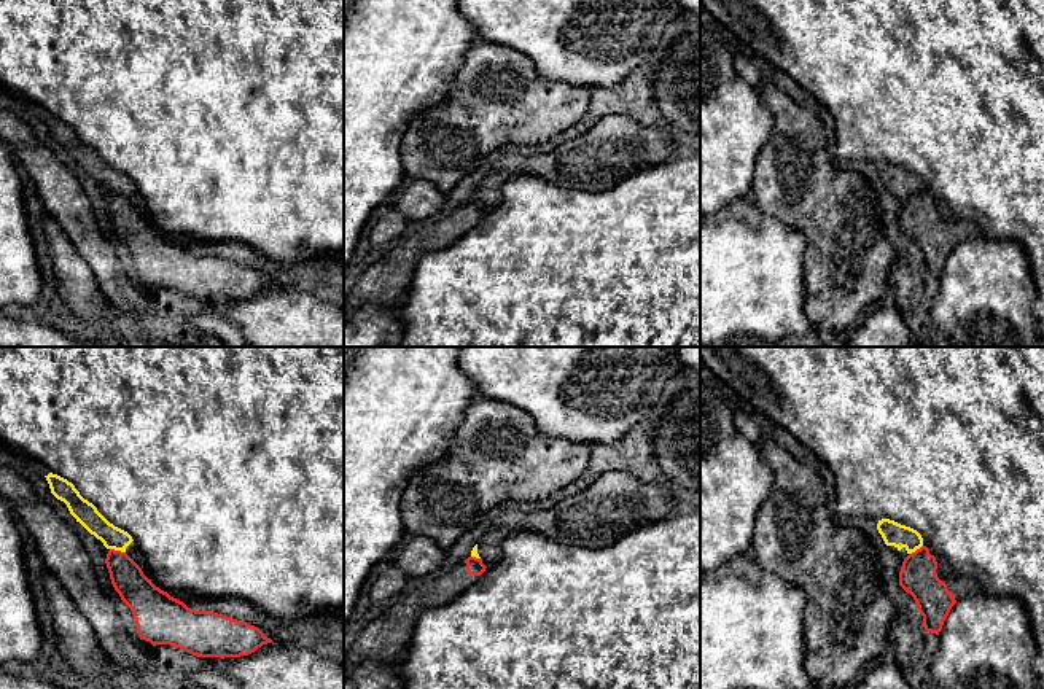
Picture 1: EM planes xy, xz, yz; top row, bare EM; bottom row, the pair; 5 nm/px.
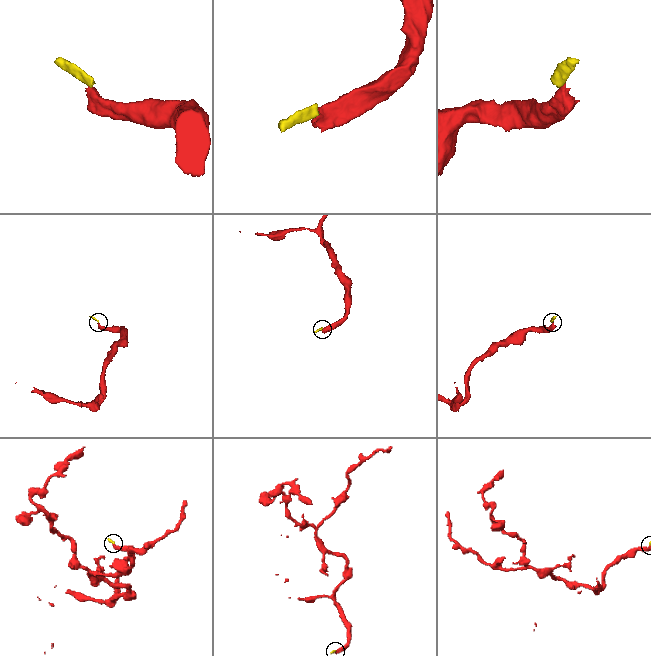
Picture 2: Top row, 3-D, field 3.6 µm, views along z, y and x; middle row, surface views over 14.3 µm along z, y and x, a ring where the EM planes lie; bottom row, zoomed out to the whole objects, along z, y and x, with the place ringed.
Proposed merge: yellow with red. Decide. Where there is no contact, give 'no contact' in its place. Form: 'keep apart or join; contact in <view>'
keep apart; contact in xy

